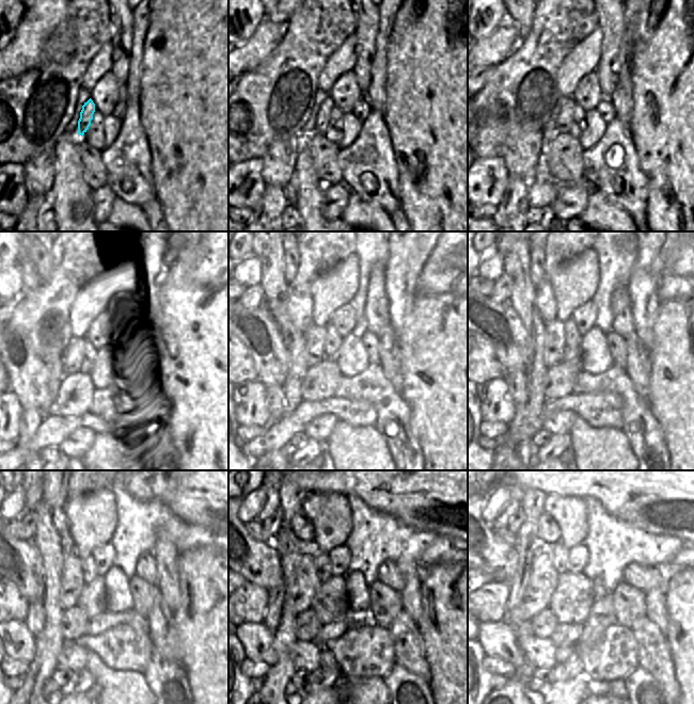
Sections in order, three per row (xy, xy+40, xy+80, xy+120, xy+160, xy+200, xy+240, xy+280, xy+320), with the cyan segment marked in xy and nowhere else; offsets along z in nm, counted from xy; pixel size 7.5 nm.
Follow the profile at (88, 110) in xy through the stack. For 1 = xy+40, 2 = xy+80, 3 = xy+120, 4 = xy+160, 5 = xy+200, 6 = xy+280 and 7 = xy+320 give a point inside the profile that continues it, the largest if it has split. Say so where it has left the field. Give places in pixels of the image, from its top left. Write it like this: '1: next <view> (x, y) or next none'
1: next xy+40 (324, 115)
2: next xy+80 (565, 118)
3: next xy+120 (74, 358)
4: next xy+160 (314, 337)
5: next xy+200 (554, 345)
6: next xy+280 (308, 581)
7: next xy+320 (543, 577)

